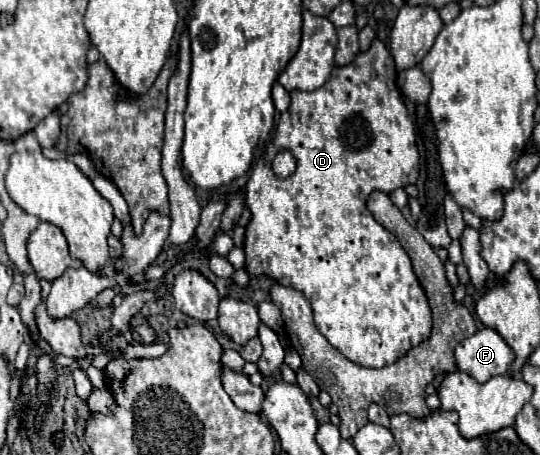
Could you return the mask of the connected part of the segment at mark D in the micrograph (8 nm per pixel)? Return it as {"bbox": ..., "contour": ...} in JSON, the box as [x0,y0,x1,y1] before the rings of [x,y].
{"bbox":[244,39,432,369],"contour":[[[374,39],[372,47],[366,53],[360,53],[350,65],[334,67],[330,81],[326,81],[326,85],[322,85],[320,89],[310,91],[310,93],[308,91],[292,91],[290,95],[292,95],[292,103],[290,103],[288,111],[284,111],[280,115],[280,123],[278,123],[278,129],[276,129],[276,135],[274,135],[274,143],[268,145],[266,157],[274,157],[280,149],[288,149],[294,155],[294,159],[298,161],[298,165],[296,165],[296,173],[286,177],[286,179],[278,179],[274,175],[272,167],[266,167],[266,171],[264,171],[262,165],[256,165],[250,173],[250,179],[246,183],[246,205],[252,211],[252,219],[246,227],[246,241],[244,241],[246,271],[250,275],[266,273],[282,285],[294,287],[298,291],[308,291],[308,301],[310,301],[312,311],[314,311],[314,323],[316,323],[318,331],[330,341],[332,347],[336,347],[346,359],[350,357],[352,363],[358,363],[362,367],[374,367],[374,369],[386,367],[386,365],[394,363],[396,359],[400,359],[406,351],[410,351],[418,343],[426,341],[430,337],[430,329],[432,329],[430,307],[428,307],[426,295],[422,293],[422,287],[418,285],[418,279],[414,277],[410,257],[406,255],[402,245],[398,245],[398,239],[392,233],[388,233],[382,225],[378,225],[374,221],[374,217],[366,217],[366,199],[372,191],[390,193],[398,187],[406,187],[408,183],[416,183],[416,179],[418,179],[420,157],[418,157],[418,149],[416,149],[416,133],[414,133],[414,125],[408,117],[406,105],[402,101],[400,89],[396,87],[394,61],[390,61],[390,53],[384,47],[384,43]]]}

